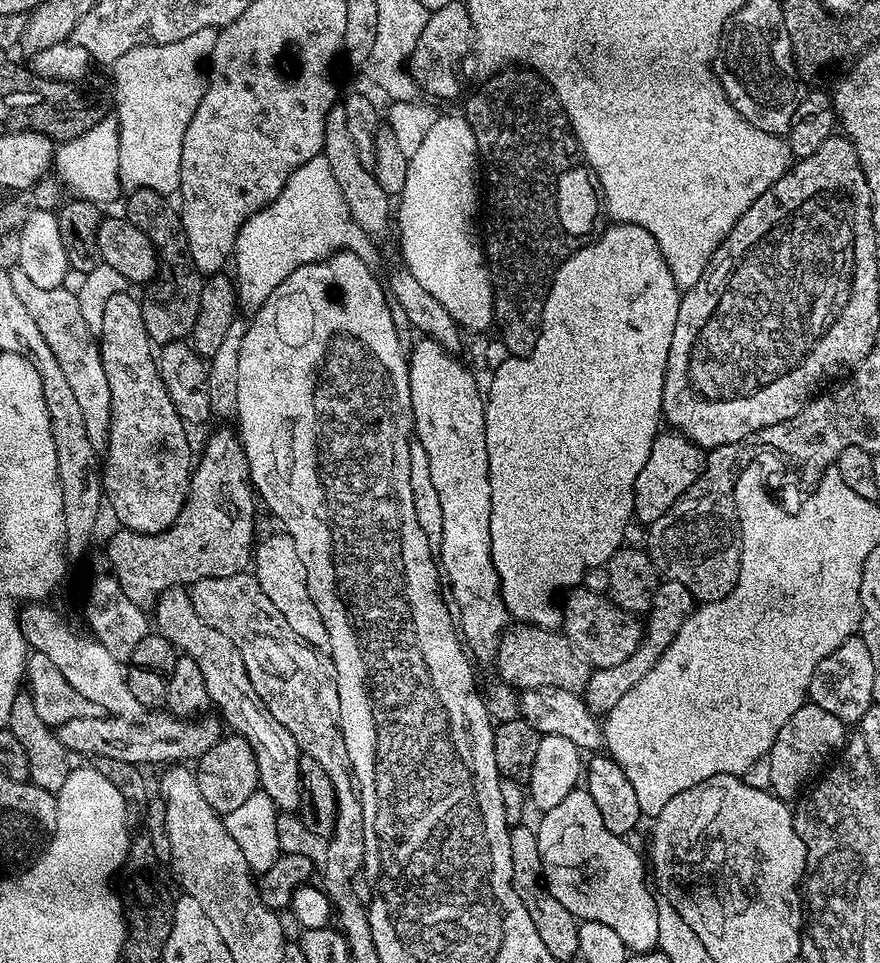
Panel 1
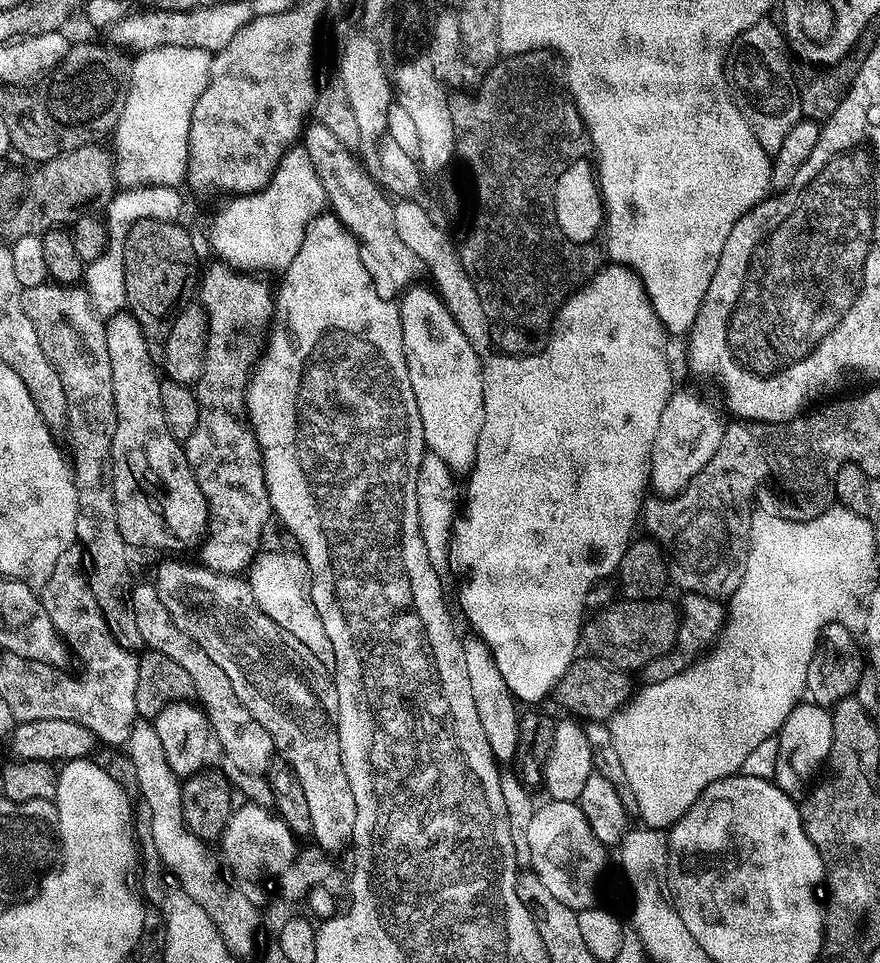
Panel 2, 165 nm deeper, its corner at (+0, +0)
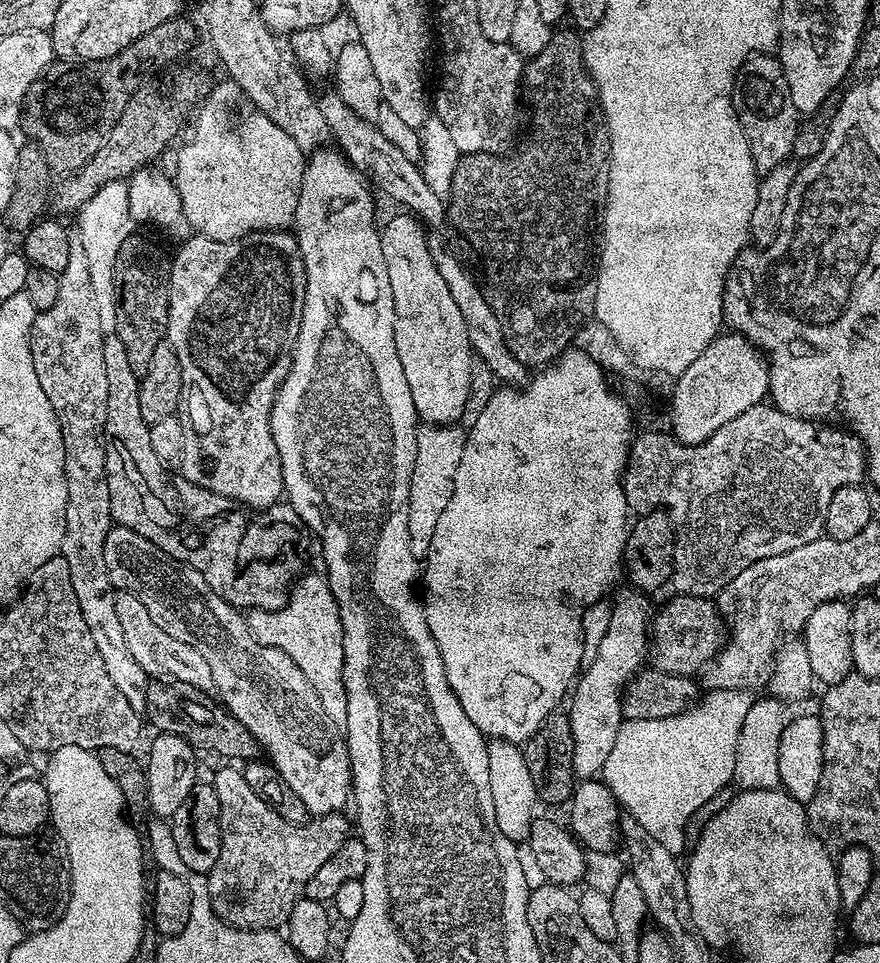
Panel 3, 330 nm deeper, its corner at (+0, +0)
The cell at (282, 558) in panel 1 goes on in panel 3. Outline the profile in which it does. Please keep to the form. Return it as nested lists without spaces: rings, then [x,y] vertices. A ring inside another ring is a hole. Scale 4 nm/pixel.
[[[312,572],[301,575],[291,585],[288,600],[281,608],[273,612],[252,610],[247,613],[248,625],[252,633],[266,646],[274,646],[290,658],[294,658],[294,666],[306,674],[310,686],[322,698],[322,706],[330,720],[343,725],[346,722],[346,686],[344,685],[344,635],[342,634],[342,618],[338,610],[338,602],[328,584],[327,575]]]

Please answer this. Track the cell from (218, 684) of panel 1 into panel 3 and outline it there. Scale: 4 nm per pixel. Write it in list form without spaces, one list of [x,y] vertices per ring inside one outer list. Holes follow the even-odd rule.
[[[131,590],[116,592],[114,610],[118,614],[118,622],[122,625],[122,638],[126,638],[126,646],[130,649],[130,654],[134,654],[134,662],[146,670],[146,674],[152,680],[177,680],[186,682],[198,690],[211,693],[215,689],[214,674],[210,670],[210,665],[206,663],[206,658],[193,646],[182,642],[182,638],[174,638],[150,618],[150,610],[142,606],[142,602]]]

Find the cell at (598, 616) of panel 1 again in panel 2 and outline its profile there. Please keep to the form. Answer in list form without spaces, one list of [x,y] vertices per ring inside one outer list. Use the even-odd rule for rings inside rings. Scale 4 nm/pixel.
[[[617,599],[608,607],[597,611],[582,629],[583,639],[589,653],[609,663],[614,668],[643,670],[654,658],[671,652],[676,647],[682,612],[668,601]],[[592,617],[593,620],[592,620]]]

